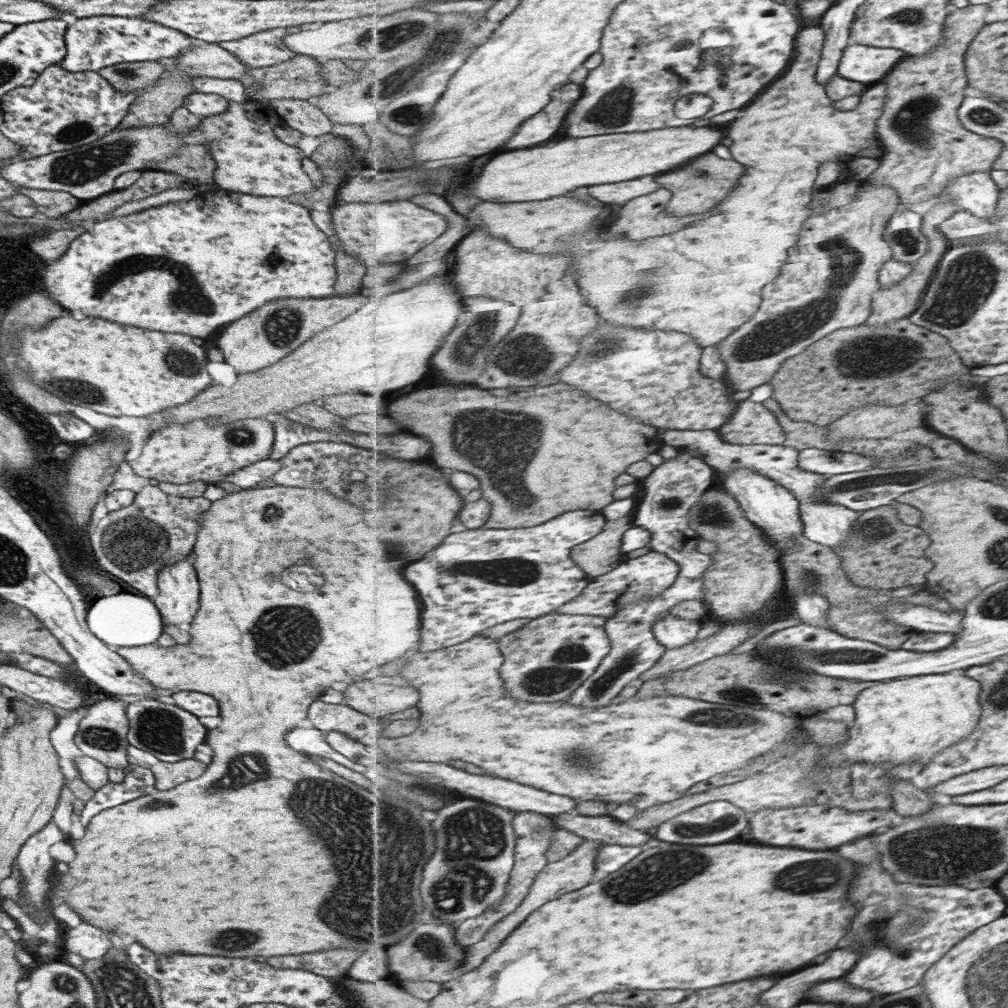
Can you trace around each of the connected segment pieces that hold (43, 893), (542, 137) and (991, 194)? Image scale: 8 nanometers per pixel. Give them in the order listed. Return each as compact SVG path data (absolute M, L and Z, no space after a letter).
M48 822L43 826L39 832L32 834L21 845L21 848L16 854L14 863L16 869L20 874L19 893L17 895L16 903L23 907L25 913L34 921L35 924L42 926L49 918L49 922L54 921L54 918L49 912L49 904L47 904L47 892L49 892L49 878L51 878L51 868L53 868L53 861L49 852L49 847L57 841L66 840L67 836L55 826L55 824Z
M579 84L563 86L561 98L555 98L547 108L543 108L543 112L539 112L539 116L529 118L527 124L519 128L519 132L513 136L513 140L505 148L509 150L529 148L529 146L537 146L541 142L551 140L561 130L565 116L577 104L577 100L582 97L581 94L582 86Z
M972 172L955 179L945 191L942 191L938 202L952 202L961 210L967 210L980 217L992 217L996 211L1000 189L987 172Z

